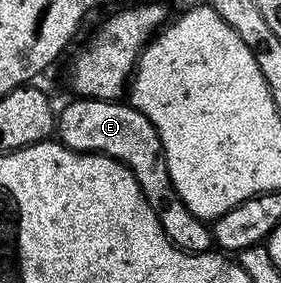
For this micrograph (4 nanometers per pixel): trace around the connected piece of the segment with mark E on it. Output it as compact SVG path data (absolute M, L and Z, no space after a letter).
M81 97L71 100L63 111L61 108L57 112L57 142L73 151L107 155L123 163L136 177L148 205L152 205L164 233L173 241L175 247L181 251L190 251L194 255L211 250L214 247L211 228L203 220L197 219L192 209L184 205L184 201L180 201L172 185L156 125L152 125L152 121L144 117L144 113L140 113L126 101Z

